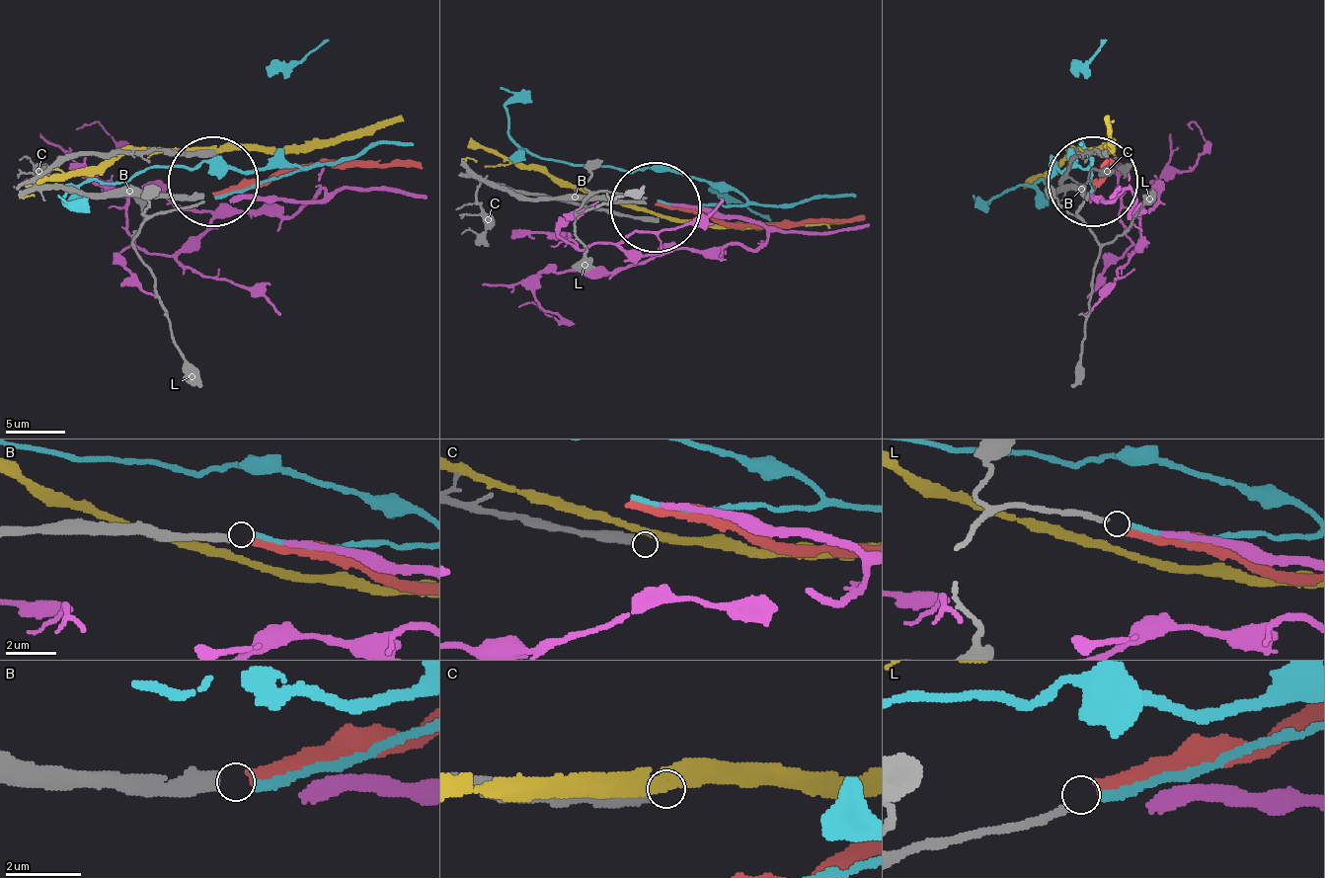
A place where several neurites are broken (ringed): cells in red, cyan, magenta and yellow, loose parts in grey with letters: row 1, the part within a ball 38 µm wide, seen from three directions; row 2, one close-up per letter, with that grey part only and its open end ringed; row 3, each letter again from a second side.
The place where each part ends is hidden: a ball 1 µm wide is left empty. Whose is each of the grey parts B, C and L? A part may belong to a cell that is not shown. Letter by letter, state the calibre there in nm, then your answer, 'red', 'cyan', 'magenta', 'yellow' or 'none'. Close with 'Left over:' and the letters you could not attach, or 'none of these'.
B: calibre 360 nm; red
C: calibre 440 nm; none
L: calibre 200 nm; cyan
Left over: C

